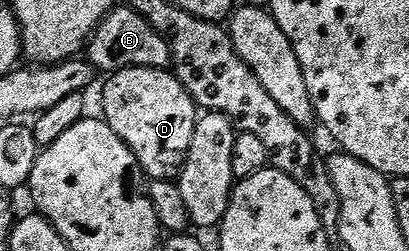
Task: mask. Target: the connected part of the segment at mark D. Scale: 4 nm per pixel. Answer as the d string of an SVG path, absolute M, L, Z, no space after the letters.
M129 66L118 70L105 79L106 87L102 90L101 117L128 144L128 148L136 156L138 170L147 174L147 179L169 178L177 179L185 164L192 144L192 132L200 117L199 107L194 105L194 98L180 84L180 80L169 69L136 68Z

